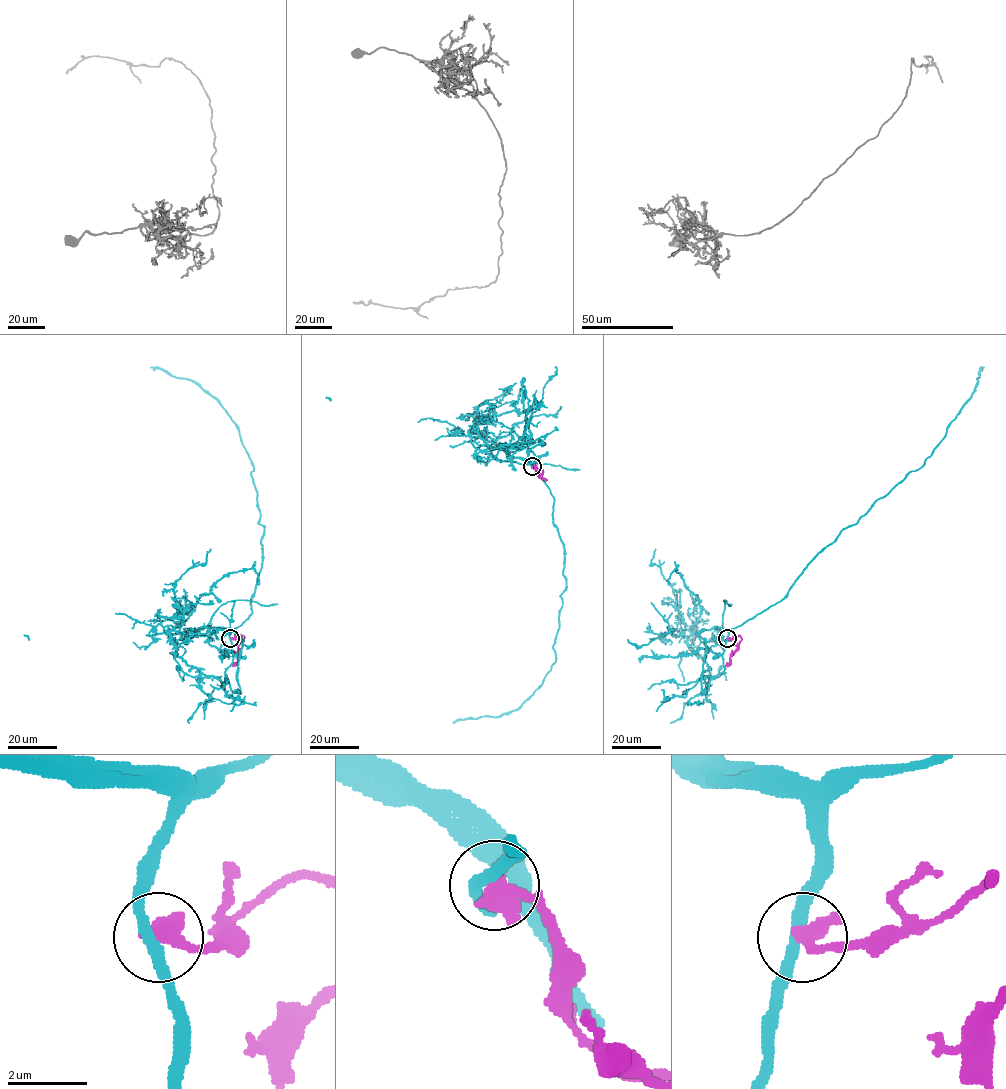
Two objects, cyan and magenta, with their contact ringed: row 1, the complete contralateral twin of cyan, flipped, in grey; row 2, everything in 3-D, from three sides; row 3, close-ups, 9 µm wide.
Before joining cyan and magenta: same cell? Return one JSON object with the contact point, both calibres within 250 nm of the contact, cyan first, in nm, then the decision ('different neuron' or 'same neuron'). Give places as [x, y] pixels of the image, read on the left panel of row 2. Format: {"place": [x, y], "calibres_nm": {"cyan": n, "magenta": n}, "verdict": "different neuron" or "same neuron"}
{"place": [230, 638], "calibres_nm": {"cyan": 280, "magenta": 500}, "verdict": "different neuron"}

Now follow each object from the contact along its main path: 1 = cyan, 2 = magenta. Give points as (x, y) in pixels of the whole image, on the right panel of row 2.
1: (727, 639), (731, 629), (779, 602), (843, 529), (922, 466), (969, 399), (984, 367)
2: (727, 639), (739, 635), (741, 640), (726, 665)

